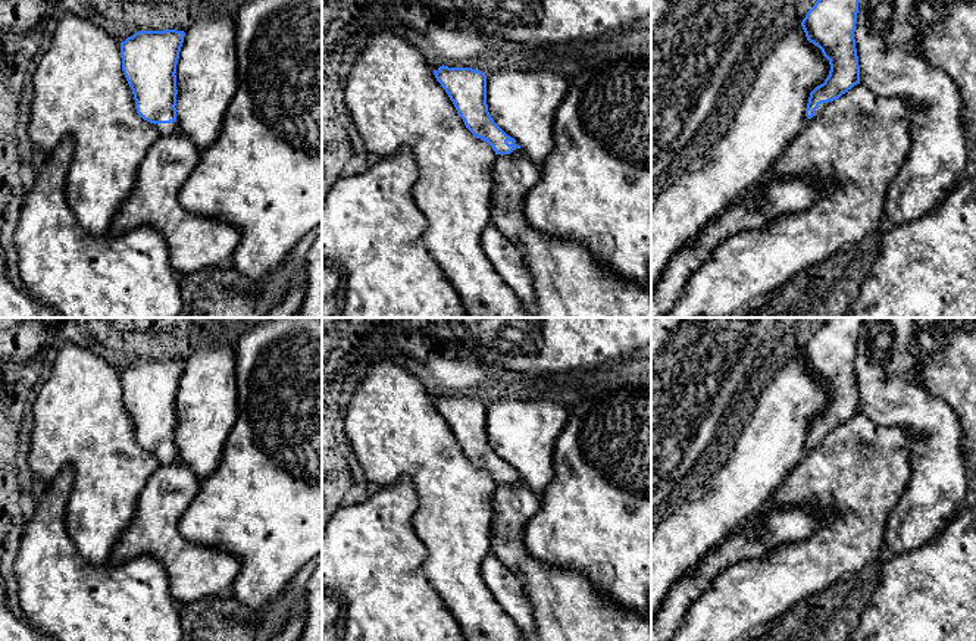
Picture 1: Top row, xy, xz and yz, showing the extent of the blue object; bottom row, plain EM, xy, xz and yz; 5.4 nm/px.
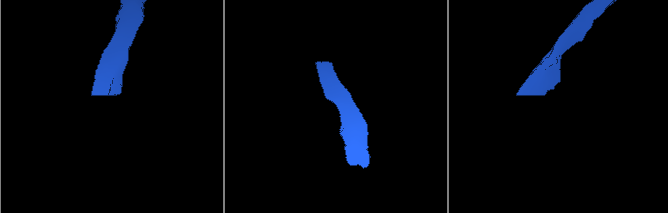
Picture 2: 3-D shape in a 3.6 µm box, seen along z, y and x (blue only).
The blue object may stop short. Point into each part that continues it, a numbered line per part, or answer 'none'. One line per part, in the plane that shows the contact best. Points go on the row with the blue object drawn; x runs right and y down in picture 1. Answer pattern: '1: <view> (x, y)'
1: yz (854, 146)

